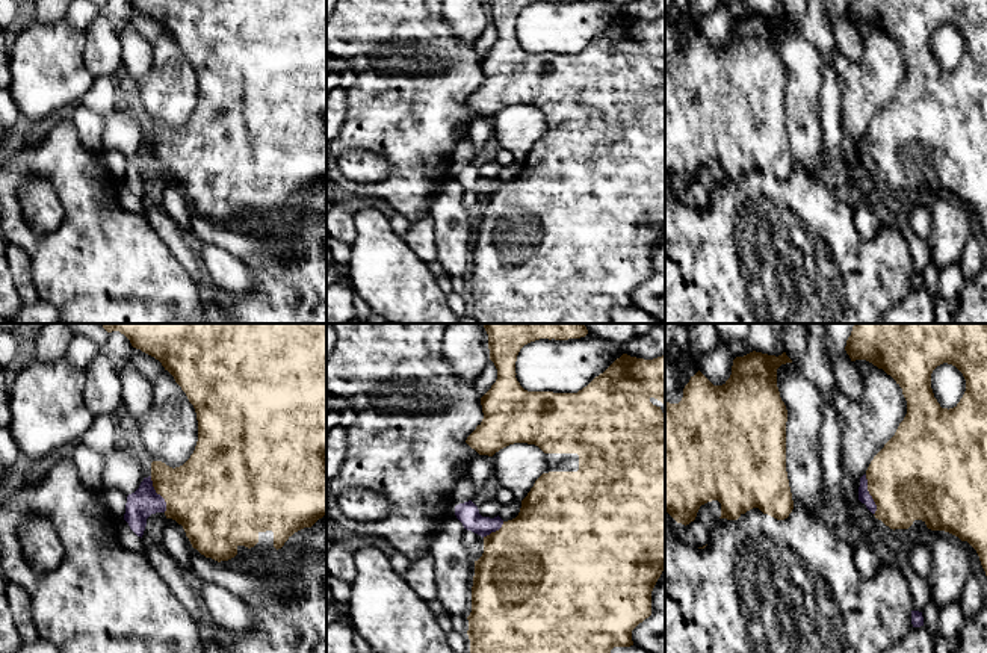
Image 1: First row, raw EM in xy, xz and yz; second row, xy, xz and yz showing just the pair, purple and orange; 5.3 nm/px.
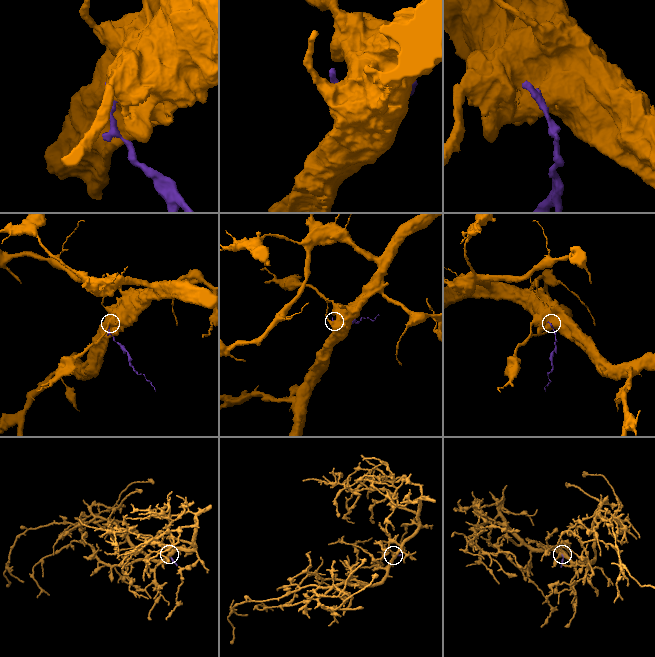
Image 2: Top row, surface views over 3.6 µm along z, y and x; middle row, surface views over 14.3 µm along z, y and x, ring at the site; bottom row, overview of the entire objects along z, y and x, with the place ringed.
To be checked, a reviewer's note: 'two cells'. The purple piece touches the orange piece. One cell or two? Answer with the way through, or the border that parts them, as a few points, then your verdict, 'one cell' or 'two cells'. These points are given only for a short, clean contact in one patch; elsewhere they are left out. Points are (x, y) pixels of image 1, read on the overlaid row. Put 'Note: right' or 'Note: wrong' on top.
Note: wrong
across yz (865, 498), (869, 495), (894, 490), (912, 478) | one cell

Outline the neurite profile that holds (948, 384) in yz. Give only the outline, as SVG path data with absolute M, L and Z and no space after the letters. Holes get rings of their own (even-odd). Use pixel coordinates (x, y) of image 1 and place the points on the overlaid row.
M943 363L931 373L931 388L942 408L954 408L966 391L963 373L952 364Z

